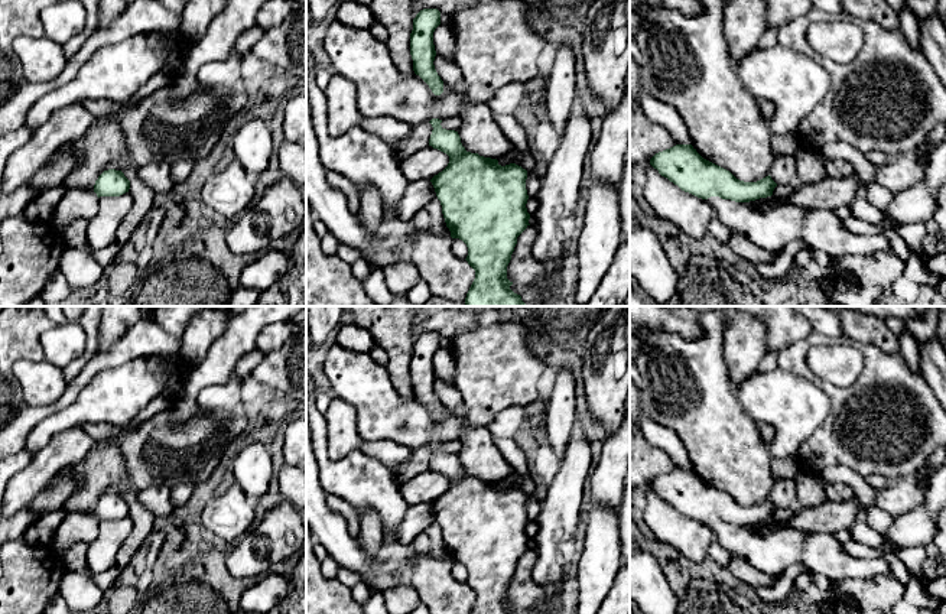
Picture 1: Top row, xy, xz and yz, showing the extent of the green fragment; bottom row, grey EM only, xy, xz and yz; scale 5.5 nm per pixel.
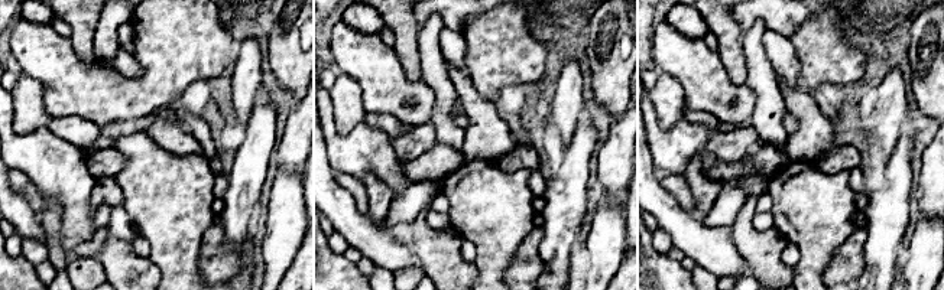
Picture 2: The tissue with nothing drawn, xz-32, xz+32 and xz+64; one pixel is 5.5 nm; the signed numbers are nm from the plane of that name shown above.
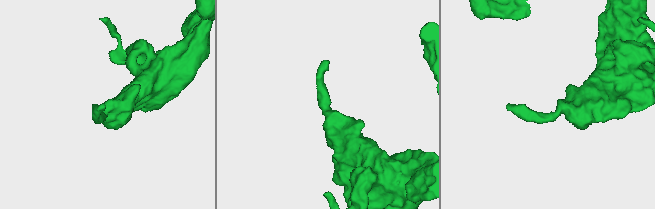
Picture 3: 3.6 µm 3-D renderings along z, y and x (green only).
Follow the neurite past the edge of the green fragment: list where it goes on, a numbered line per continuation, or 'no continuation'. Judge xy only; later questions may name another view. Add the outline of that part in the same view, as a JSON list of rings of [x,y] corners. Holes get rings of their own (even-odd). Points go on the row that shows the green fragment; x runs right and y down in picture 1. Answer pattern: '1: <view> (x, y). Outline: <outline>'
no continuation

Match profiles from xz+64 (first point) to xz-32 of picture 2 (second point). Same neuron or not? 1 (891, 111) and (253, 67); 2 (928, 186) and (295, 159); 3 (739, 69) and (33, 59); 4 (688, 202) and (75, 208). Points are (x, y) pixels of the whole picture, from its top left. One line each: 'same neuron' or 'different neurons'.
1: same neuron
2: same neuron
3: different neurons
4: different neurons

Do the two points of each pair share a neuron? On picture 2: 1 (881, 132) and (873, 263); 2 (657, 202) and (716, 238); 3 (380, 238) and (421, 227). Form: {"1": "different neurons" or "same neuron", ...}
{"1": "different neurons", "2": "same neuron", "3": "different neurons"}

